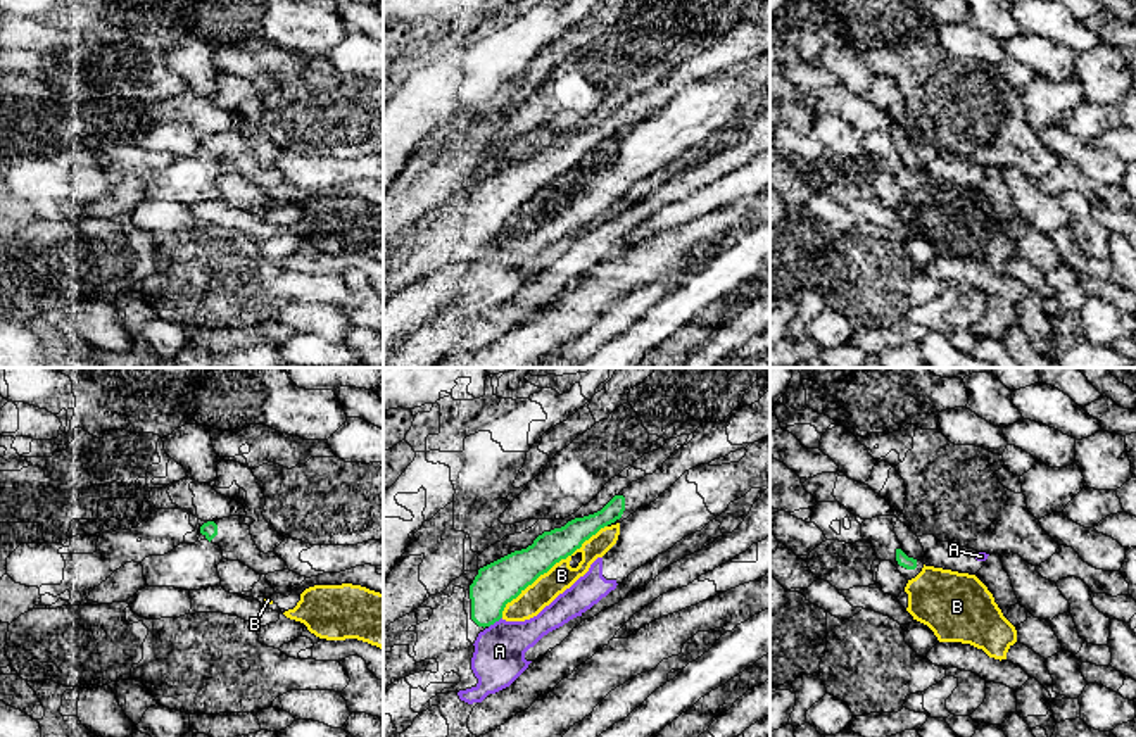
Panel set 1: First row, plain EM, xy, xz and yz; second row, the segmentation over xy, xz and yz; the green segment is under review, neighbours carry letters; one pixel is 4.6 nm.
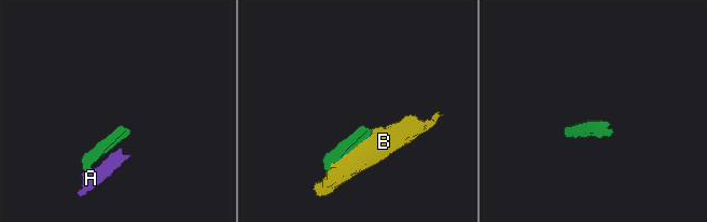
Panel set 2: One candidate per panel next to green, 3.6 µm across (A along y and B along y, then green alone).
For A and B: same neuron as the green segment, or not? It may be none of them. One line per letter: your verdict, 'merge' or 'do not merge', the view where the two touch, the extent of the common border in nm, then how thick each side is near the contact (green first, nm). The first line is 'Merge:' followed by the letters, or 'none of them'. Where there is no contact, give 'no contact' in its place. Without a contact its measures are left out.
Merge: none of them
A: do not merge | xz | 80 nm | 200/240 nm
B: do not merge | xz | 650 nm | 200/120 nm

